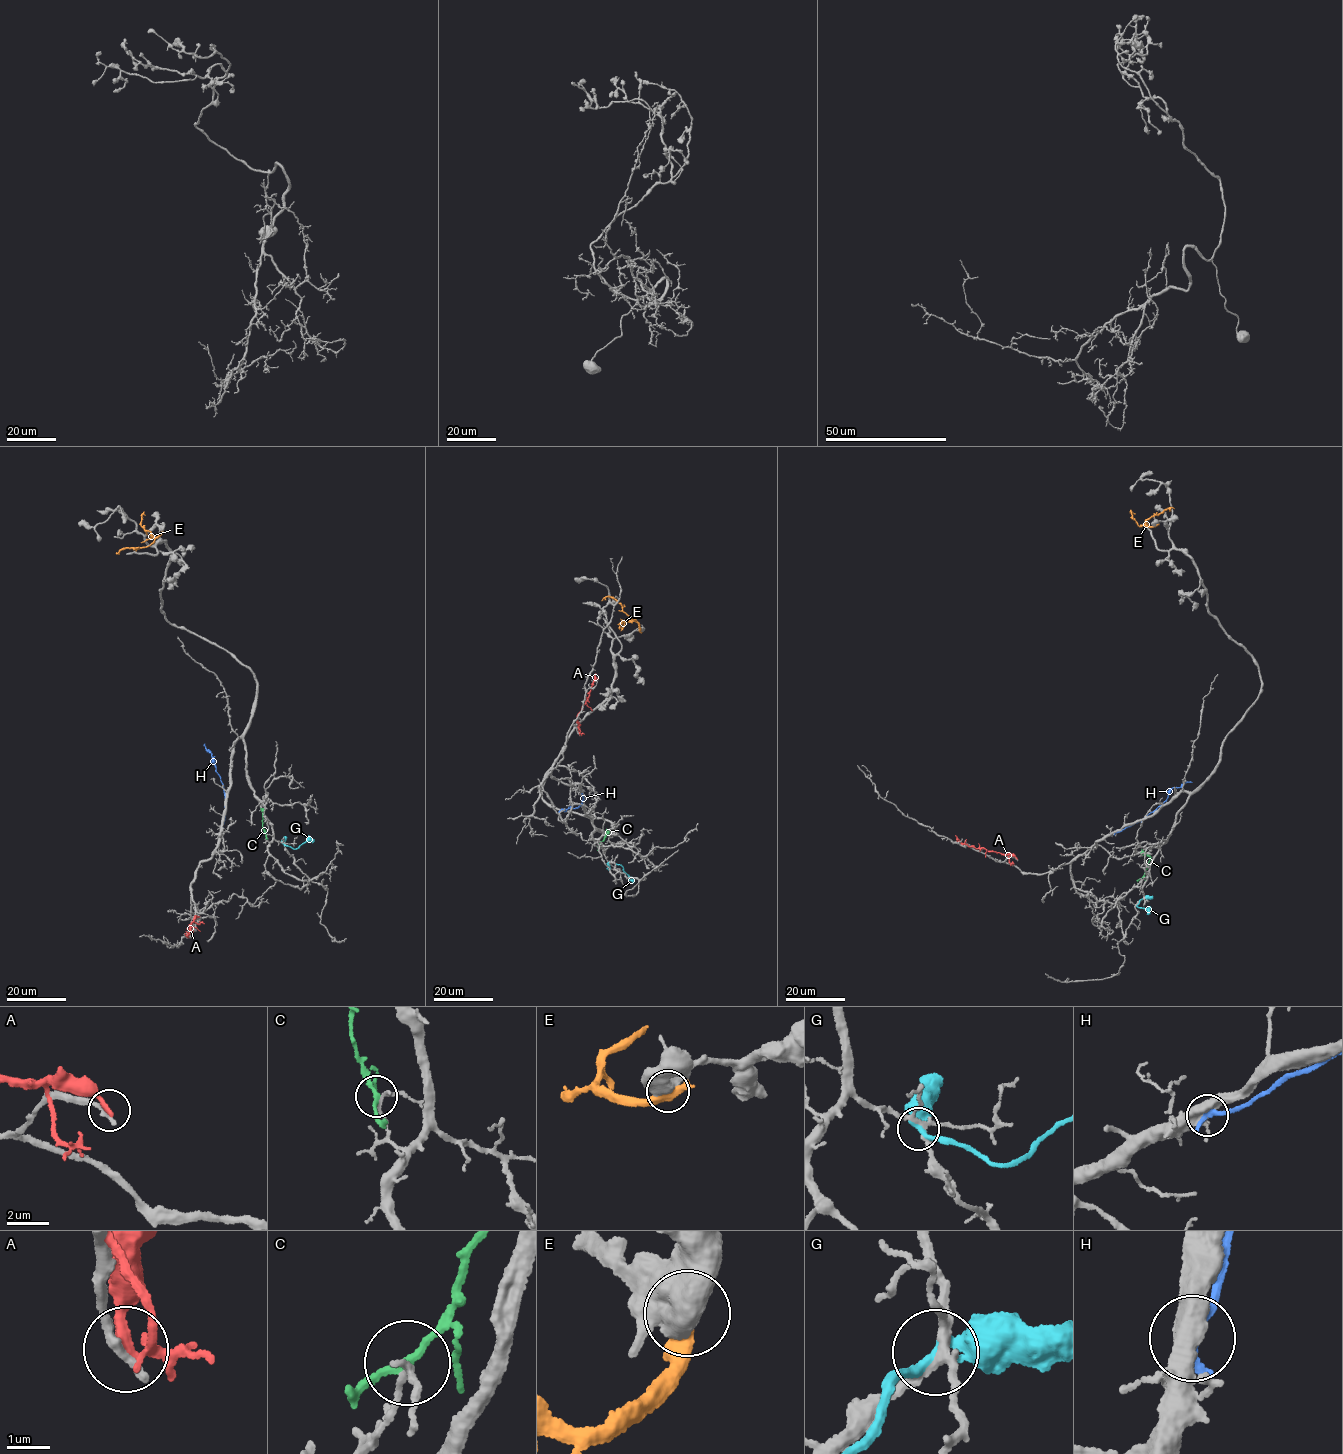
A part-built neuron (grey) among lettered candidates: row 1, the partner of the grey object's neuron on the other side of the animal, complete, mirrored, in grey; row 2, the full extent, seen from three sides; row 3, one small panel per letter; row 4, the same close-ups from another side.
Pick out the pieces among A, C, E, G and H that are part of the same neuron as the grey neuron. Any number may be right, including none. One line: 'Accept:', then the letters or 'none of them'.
Accept: none of them

